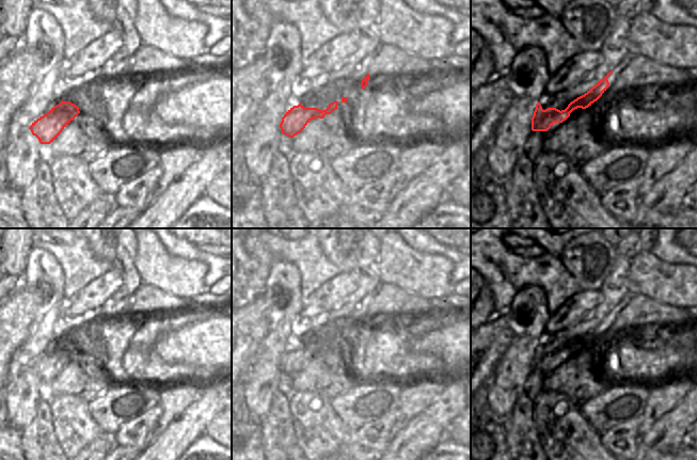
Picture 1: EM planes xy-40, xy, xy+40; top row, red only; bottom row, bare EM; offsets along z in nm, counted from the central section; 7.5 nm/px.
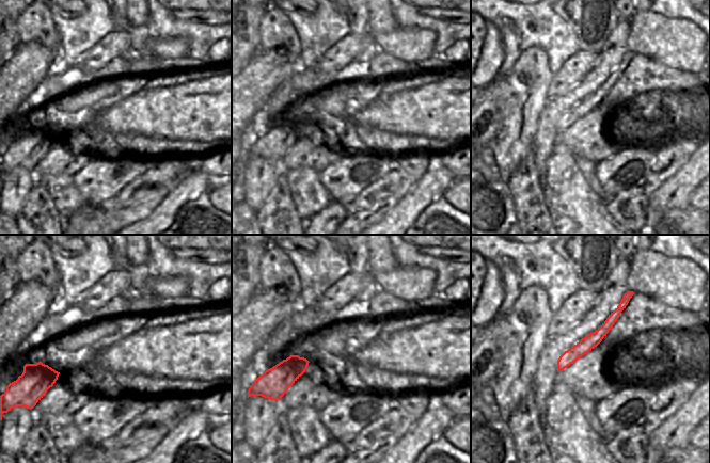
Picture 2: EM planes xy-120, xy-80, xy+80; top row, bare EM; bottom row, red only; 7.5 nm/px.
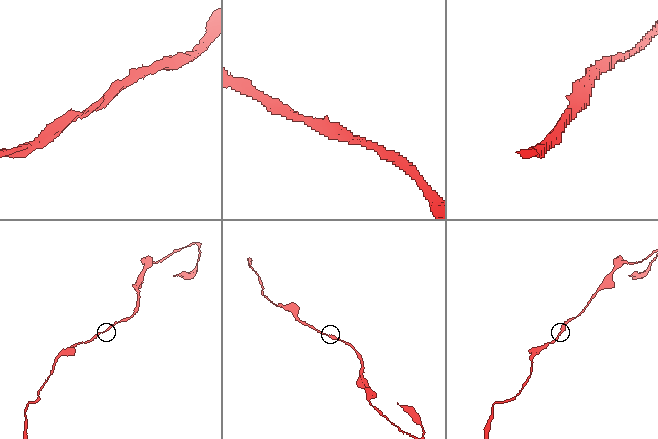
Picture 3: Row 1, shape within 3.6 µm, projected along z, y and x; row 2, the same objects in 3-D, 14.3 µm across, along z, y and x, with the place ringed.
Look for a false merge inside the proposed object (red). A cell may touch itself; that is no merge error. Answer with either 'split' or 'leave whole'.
leave whole

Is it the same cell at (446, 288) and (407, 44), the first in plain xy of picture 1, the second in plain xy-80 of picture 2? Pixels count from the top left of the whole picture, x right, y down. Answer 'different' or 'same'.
same

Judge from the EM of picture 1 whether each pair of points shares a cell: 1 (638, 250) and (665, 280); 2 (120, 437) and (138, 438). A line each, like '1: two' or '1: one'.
1: one
2: one

